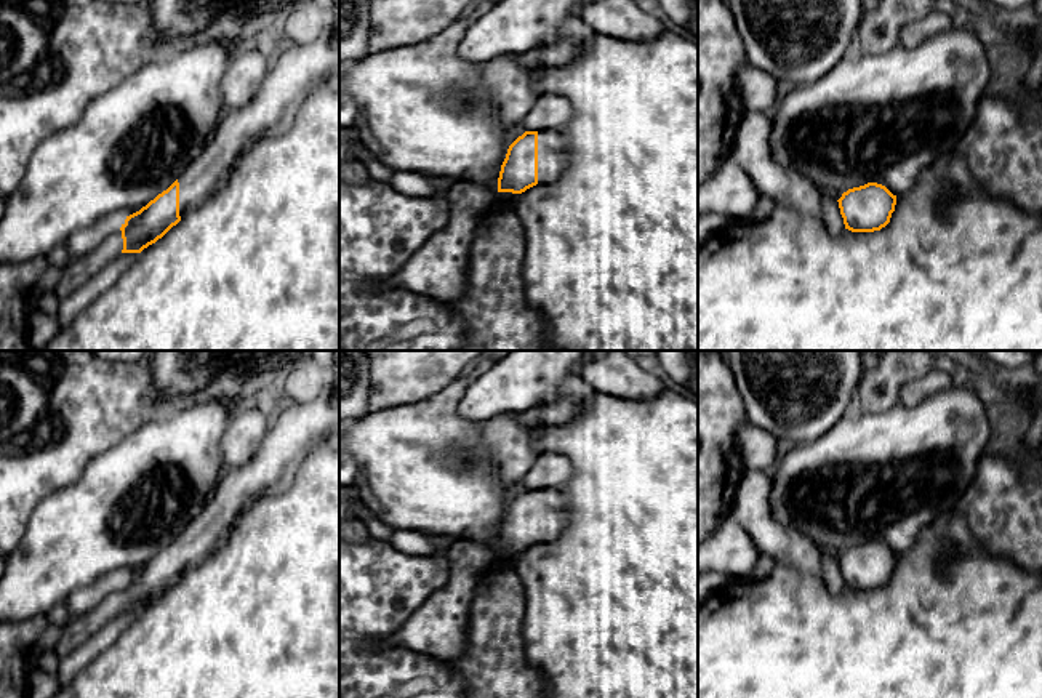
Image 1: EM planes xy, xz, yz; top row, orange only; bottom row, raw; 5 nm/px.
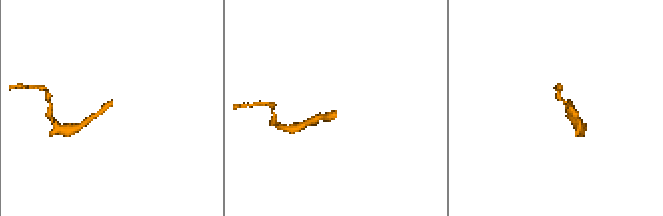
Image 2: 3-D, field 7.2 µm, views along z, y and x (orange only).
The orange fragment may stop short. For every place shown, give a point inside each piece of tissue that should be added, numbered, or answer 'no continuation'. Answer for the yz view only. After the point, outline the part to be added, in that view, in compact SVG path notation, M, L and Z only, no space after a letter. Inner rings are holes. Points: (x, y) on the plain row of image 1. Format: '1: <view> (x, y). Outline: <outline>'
no continuation

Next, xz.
1: xz (551, 506). Outline: M560 488L538 490L538 543L557 540L568 524Z

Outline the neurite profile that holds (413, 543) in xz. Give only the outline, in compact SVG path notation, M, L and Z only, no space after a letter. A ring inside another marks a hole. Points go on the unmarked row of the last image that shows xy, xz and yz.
M397 528L386 541L397 551L416 557L435 557L442 554L437 548L432 546L429 538L419 532Z

